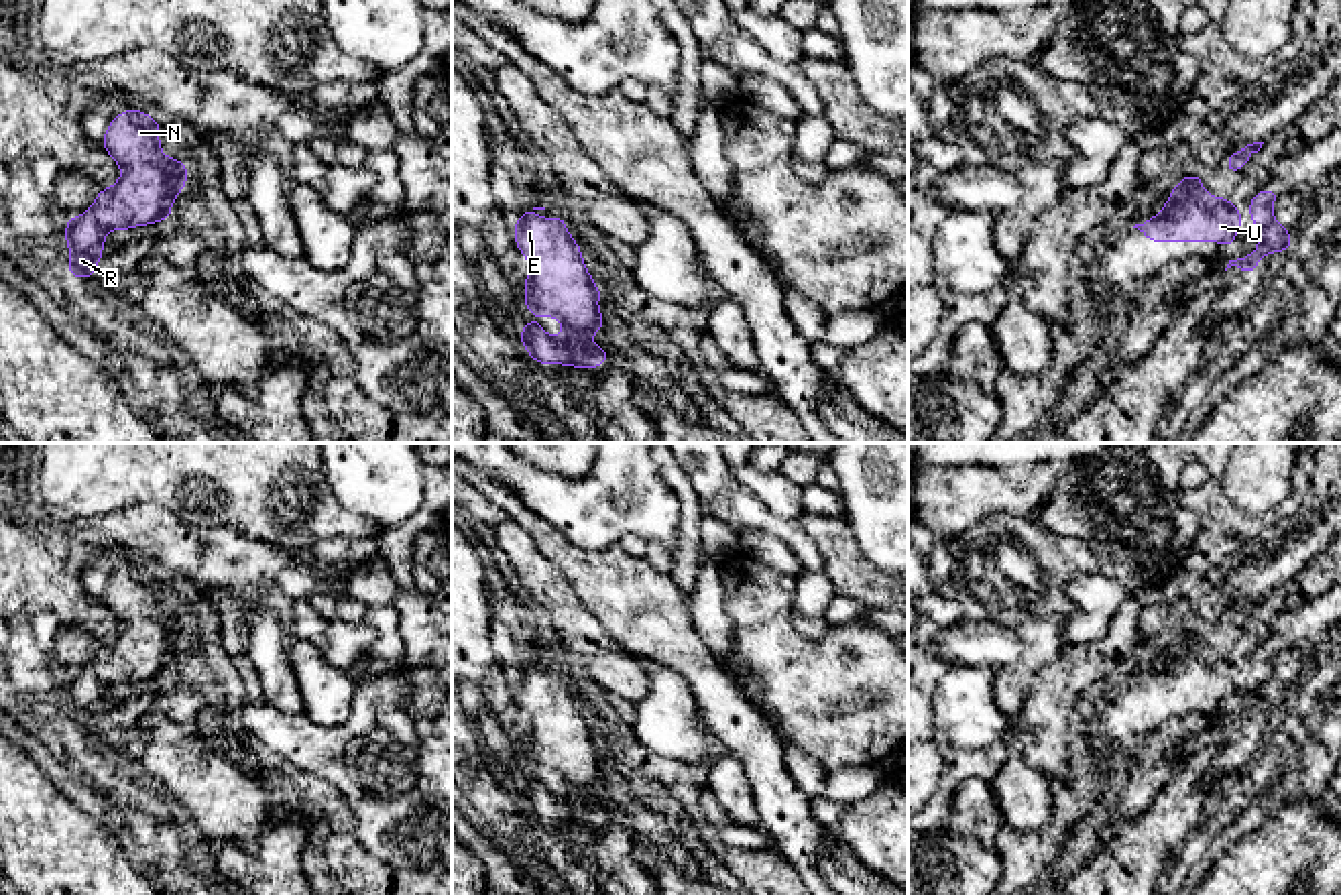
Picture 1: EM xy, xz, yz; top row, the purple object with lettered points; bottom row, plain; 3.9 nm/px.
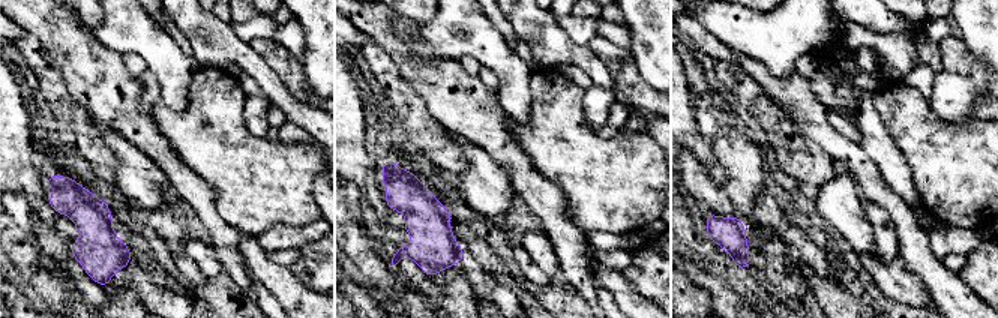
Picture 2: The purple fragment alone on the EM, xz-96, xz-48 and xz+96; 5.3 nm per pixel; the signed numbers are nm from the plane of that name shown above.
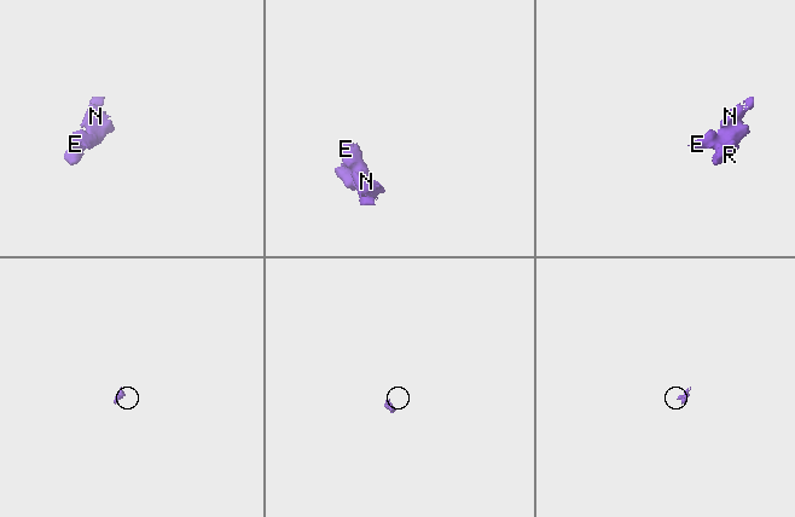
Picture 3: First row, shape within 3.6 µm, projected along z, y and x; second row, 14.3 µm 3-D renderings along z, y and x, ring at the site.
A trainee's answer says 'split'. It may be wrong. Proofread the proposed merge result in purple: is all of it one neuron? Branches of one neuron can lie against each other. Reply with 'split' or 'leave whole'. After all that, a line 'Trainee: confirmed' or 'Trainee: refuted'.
split
Trainee: confirmed

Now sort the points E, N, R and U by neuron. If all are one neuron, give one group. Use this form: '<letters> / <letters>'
E N U / R

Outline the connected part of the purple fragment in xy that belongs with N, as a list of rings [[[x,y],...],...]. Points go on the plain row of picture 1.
[[[136,563],[108,578],[100,600],[122,624],[122,633],[96,649],[92,667],[102,685],[169,675],[175,653],[187,643],[187,614],[163,610],[161,588],[157,574]]]

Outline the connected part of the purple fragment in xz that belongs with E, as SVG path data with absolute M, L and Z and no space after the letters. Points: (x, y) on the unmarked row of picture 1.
M545 663L523 665L519 677L513 679L515 702L529 718L521 740L523 763L531 771L545 769L566 781L556 799L572 822L598 824L613 810L590 797L594 787L608 781L598 767L602 747L590 732L582 704L570 692L564 671L553 669L551 675L543 675L535 669L537 665Z

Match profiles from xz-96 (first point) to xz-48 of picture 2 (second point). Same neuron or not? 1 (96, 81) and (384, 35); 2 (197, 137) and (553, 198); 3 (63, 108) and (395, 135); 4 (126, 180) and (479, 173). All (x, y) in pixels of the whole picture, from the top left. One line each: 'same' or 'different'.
1: same
2: different
3: different
4: same

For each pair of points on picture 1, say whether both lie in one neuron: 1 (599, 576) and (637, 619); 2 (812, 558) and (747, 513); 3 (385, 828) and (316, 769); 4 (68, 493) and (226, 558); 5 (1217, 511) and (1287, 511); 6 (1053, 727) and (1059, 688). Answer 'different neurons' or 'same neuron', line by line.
1: same neuron
2: same neuron
3: same neuron
4: different neurons
5: same neuron
6: same neuron

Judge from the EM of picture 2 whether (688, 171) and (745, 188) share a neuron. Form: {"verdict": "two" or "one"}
{"verdict": "one"}

